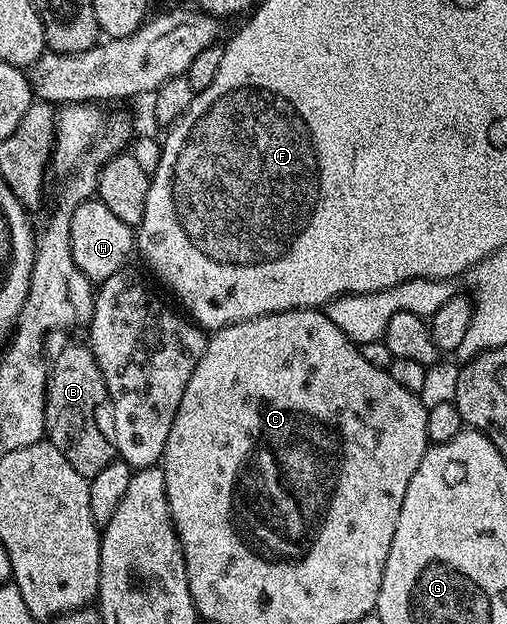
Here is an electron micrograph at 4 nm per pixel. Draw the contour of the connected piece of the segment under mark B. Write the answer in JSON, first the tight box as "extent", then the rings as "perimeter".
{"extent":[44,346,117,480],"perimeter":[[[64,346],[57,352],[56,359],[51,359],[46,384],[44,433],[47,441],[58,448],[62,456],[66,456],[70,468],[74,468],[78,476],[89,480],[98,476],[98,472],[102,472],[102,468],[117,457],[111,437],[96,419],[96,409],[105,405],[107,396],[102,368],[98,368],[98,360],[94,360],[91,346]]]}

